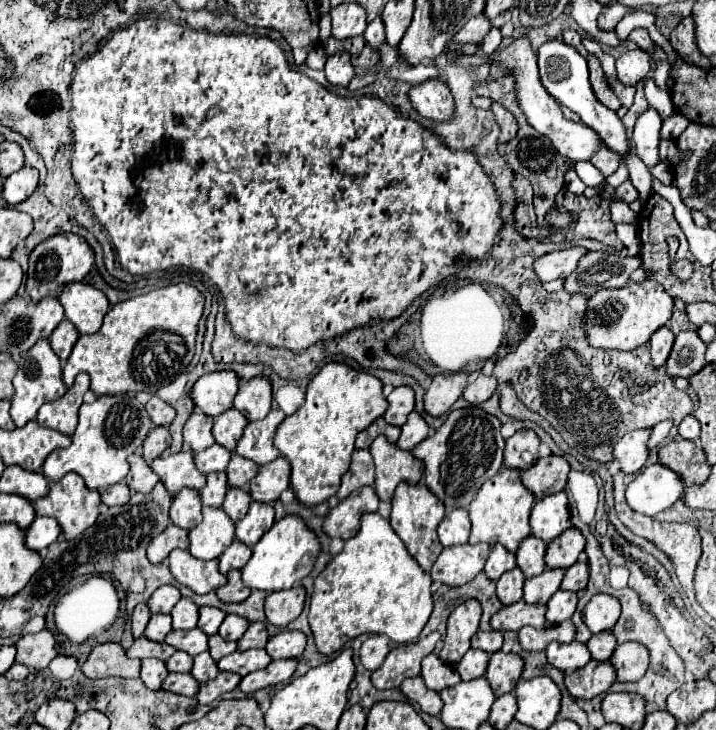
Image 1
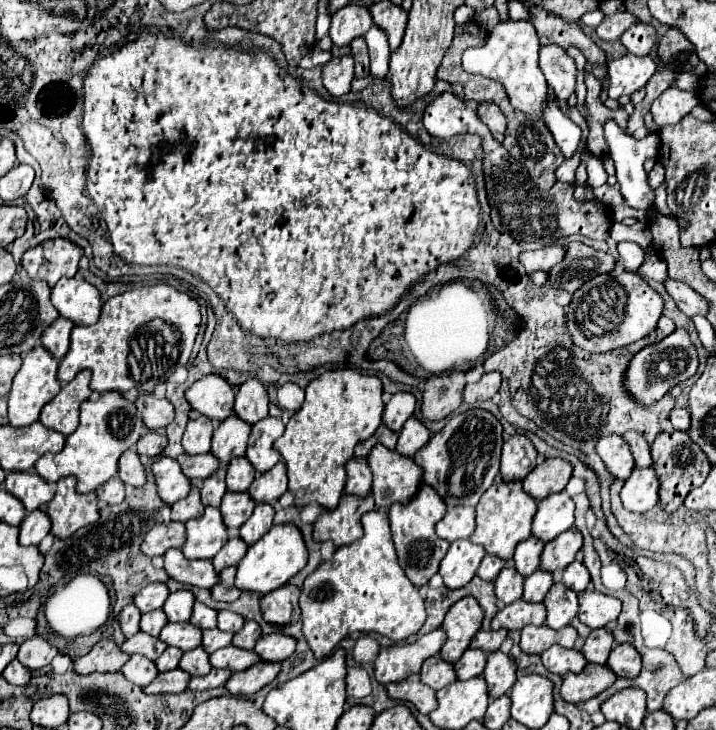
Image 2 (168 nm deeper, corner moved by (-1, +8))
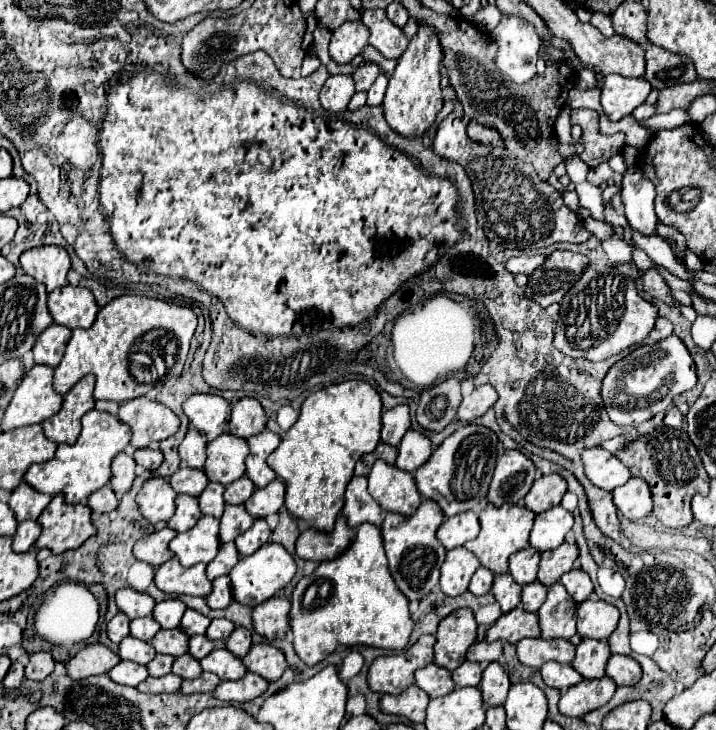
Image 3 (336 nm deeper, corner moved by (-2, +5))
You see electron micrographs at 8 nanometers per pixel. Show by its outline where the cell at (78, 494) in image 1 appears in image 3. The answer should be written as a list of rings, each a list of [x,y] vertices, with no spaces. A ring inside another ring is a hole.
[[[53,496],[37,522],[43,526],[37,548],[49,548],[53,554],[79,548],[97,532],[91,522],[91,508],[85,504],[67,504],[65,496]]]

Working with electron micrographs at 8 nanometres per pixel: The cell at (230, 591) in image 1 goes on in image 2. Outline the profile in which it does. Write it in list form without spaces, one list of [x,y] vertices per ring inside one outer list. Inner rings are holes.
[[[228,567],[228,569],[220,571],[220,581],[210,589],[214,601],[232,603],[242,595],[240,589],[236,589],[236,585],[234,585],[234,575],[236,575],[236,567]]]

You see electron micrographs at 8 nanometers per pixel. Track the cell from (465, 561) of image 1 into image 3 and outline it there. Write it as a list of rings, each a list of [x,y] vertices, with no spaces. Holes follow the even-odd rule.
[[[455,548],[447,552],[447,558],[441,566],[441,590],[447,596],[459,596],[467,590],[471,576],[475,574],[475,570],[479,568],[479,560],[477,556],[473,556],[473,552],[465,550],[465,548]]]

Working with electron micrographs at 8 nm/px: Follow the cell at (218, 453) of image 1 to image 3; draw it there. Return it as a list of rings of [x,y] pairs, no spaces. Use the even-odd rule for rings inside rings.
[[[185,464],[169,480],[171,480],[171,486],[175,488],[175,492],[189,494],[189,496],[199,496],[205,490],[205,486],[209,484],[205,472],[201,472],[197,468],[189,468]]]

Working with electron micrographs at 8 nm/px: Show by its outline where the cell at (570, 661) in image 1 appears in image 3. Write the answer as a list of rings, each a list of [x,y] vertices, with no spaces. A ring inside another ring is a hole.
[[[549,660],[541,666],[541,676],[547,686],[557,690],[567,690],[573,684],[579,684],[583,676],[571,666],[571,664],[559,664],[555,660]]]

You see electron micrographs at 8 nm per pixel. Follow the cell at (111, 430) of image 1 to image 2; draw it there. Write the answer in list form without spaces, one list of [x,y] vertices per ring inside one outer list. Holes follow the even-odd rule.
[[[116,391],[102,393],[96,401],[88,399],[80,405],[80,425],[72,435],[66,437],[64,449],[60,453],[46,453],[40,457],[34,469],[48,483],[56,483],[60,477],[74,475],[76,491],[90,493],[118,473],[120,455],[130,449],[144,433],[146,429],[142,425],[142,417],[132,401],[126,401]]]

